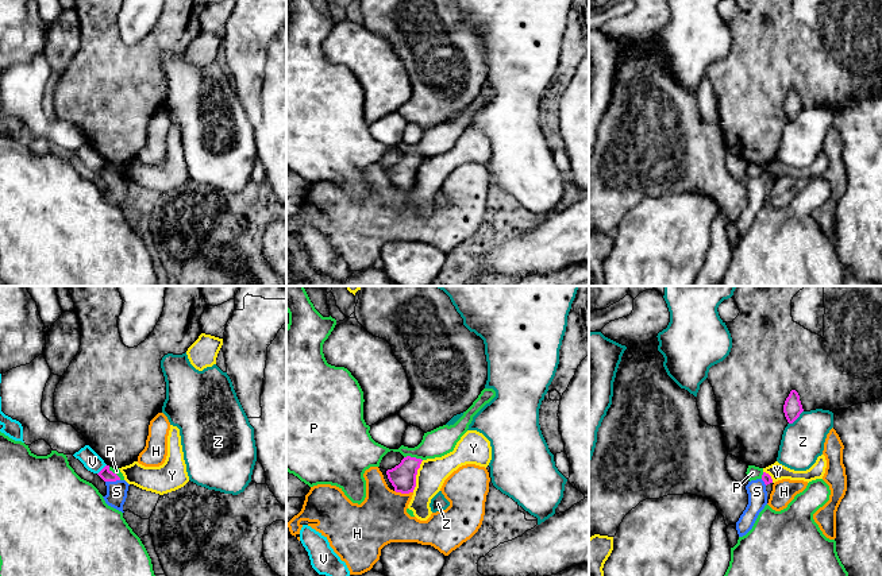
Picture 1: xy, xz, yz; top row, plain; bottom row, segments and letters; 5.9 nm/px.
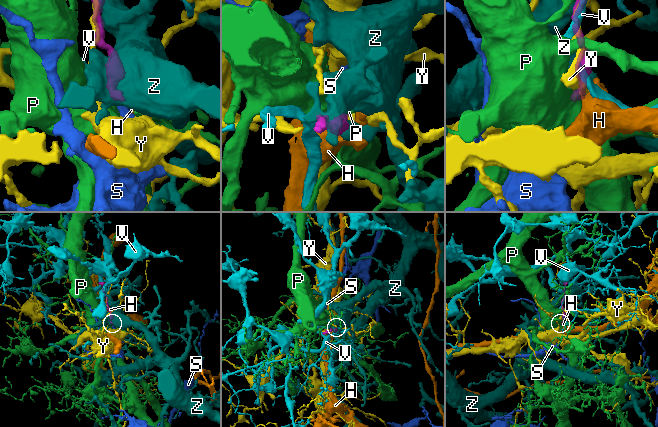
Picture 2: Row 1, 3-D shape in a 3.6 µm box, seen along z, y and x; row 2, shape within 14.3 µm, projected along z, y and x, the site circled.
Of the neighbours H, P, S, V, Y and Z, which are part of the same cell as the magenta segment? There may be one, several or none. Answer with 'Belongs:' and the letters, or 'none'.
Belongs: S

